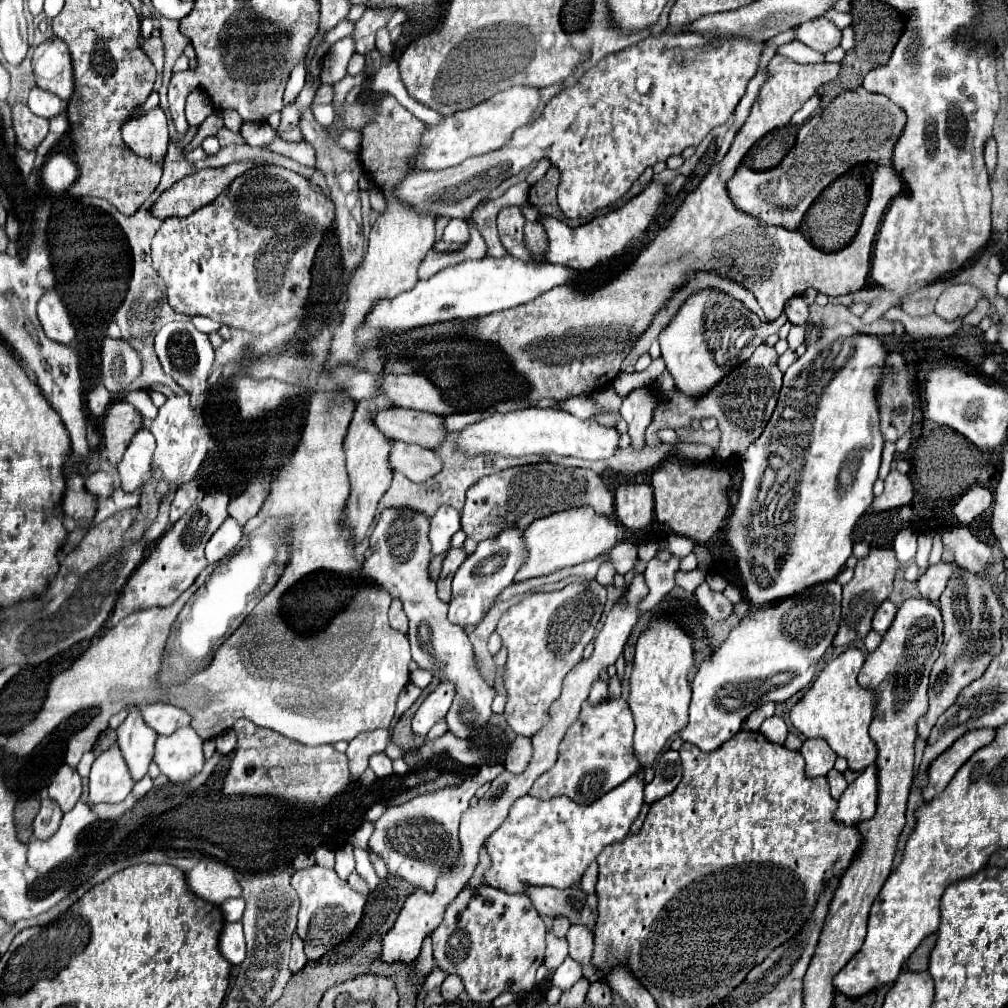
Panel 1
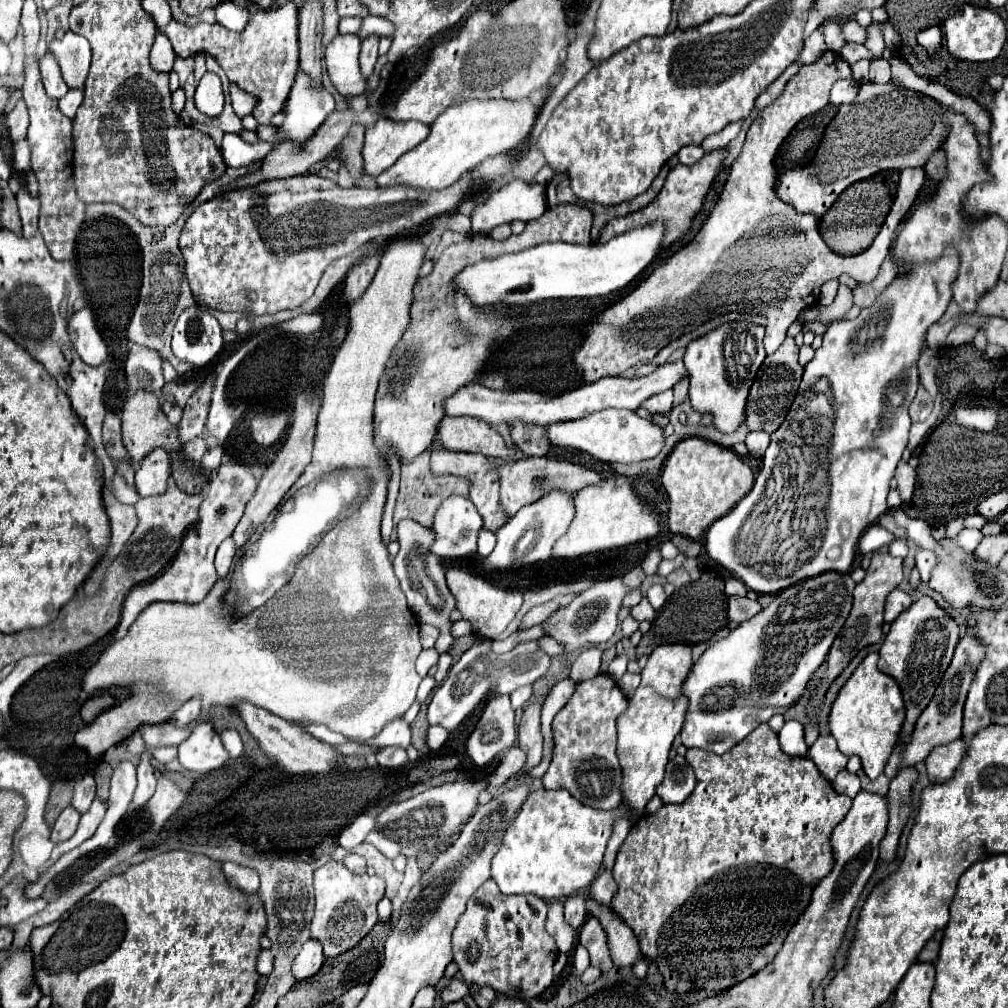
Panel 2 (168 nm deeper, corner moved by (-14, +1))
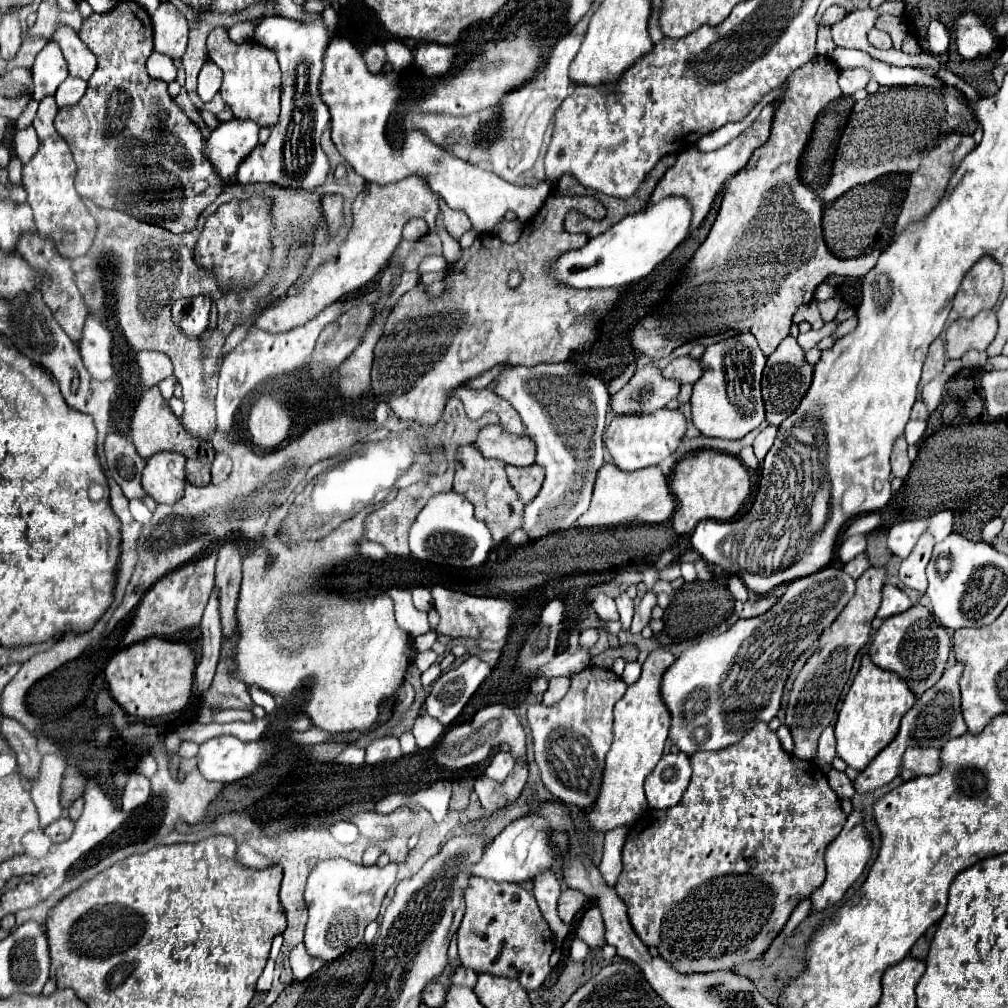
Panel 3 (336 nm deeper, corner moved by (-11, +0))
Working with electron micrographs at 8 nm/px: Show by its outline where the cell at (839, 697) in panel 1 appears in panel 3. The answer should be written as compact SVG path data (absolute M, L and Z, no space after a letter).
M862 656L862 666L842 702L842 708L838 712L836 720L836 752L838 756L854 770L862 772L870 760L878 756L880 750L884 750L896 736L900 718L914 706L914 694L906 686L904 680L900 680L896 674L888 670L880 670L876 664L872 664L870 656Z

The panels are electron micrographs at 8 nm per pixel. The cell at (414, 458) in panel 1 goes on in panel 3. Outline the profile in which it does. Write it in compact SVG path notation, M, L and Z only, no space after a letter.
M462 446L462 454L456 456L456 476L454 476L454 490L458 494L468 496L468 500L476 508L476 518L488 526L492 532L494 542L502 542L510 532L518 530L522 524L522 510L524 504L518 500L516 492L512 490L508 476L504 472L504 462L484 458L474 446Z

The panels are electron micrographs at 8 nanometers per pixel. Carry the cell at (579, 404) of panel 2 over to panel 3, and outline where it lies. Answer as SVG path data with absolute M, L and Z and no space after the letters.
M688 356L674 358L662 370L662 376L670 378L670 380L680 380L680 384L694 384L702 376L702 366L698 360L692 360Z

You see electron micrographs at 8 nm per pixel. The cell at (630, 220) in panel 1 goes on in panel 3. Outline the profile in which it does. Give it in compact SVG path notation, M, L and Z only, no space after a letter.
M764 106L764 110L760 112L760 116L756 118L756 122L744 130L738 138L734 138L732 142L728 142L726 146L714 150L714 152L700 152L698 148L690 148L682 154L678 154L678 160L676 164L666 172L666 176L658 182L654 194L650 196L650 202L648 204L658 204L660 200L668 198L668 196L684 196L690 204L692 204L692 228L690 230L696 230L700 226L700 222L704 220L704 216L708 214L710 206L712 206L712 200L716 196L716 192L722 188L722 184L734 176L734 172L742 170L746 166L746 162L750 160L752 152L764 144L764 140L768 140L770 136L770 124L772 124L772 106Z

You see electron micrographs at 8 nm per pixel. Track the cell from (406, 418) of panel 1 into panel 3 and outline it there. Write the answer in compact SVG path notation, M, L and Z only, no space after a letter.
M500 424L482 428L472 446L476 446L484 458L496 458L512 466L534 464L534 448L532 448L534 444L530 436L510 434Z

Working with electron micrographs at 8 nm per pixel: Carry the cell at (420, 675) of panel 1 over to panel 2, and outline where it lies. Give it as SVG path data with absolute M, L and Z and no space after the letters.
M443 653L443 655L439 657L439 663L437 663L437 673L435 673L437 683L441 683L441 681L445 679L445 675L447 675L449 669L451 669L451 655L449 655L449 653Z

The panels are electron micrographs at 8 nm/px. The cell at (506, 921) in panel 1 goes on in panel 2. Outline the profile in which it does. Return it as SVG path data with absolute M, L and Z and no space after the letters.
M487 879L467 901L467 911L461 915L453 931L453 961L459 965L463 979L471 983L487 983L497 993L531 999L547 989L553 981L553 963L557 959L555 939L545 931L547 903L535 895L503 895L493 879Z

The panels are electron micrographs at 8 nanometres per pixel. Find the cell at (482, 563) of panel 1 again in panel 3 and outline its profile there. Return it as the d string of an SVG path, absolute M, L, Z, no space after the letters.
M540 364L534 368L508 368L498 376L496 394L508 400L520 414L536 446L536 464L546 468L546 478L538 496L526 504L522 530L528 538L520 544L544 538L556 530L568 530L590 504L592 486L604 464L602 432L610 394L600 378L586 376L572 364Z

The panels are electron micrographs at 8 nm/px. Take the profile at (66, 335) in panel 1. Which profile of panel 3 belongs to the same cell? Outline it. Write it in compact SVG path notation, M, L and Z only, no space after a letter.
M94 316L86 318L78 348L82 362L92 378L106 380L112 376L112 334Z

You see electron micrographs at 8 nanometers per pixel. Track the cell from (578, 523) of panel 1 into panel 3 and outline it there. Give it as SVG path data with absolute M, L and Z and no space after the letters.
M604 464L598 472L594 494L590 508L580 520L576 520L576 528L612 528L620 524L630 524L634 520L644 524L662 524L666 522L676 508L676 500L668 490L666 476L656 468L644 468L636 472L624 472L614 464Z

